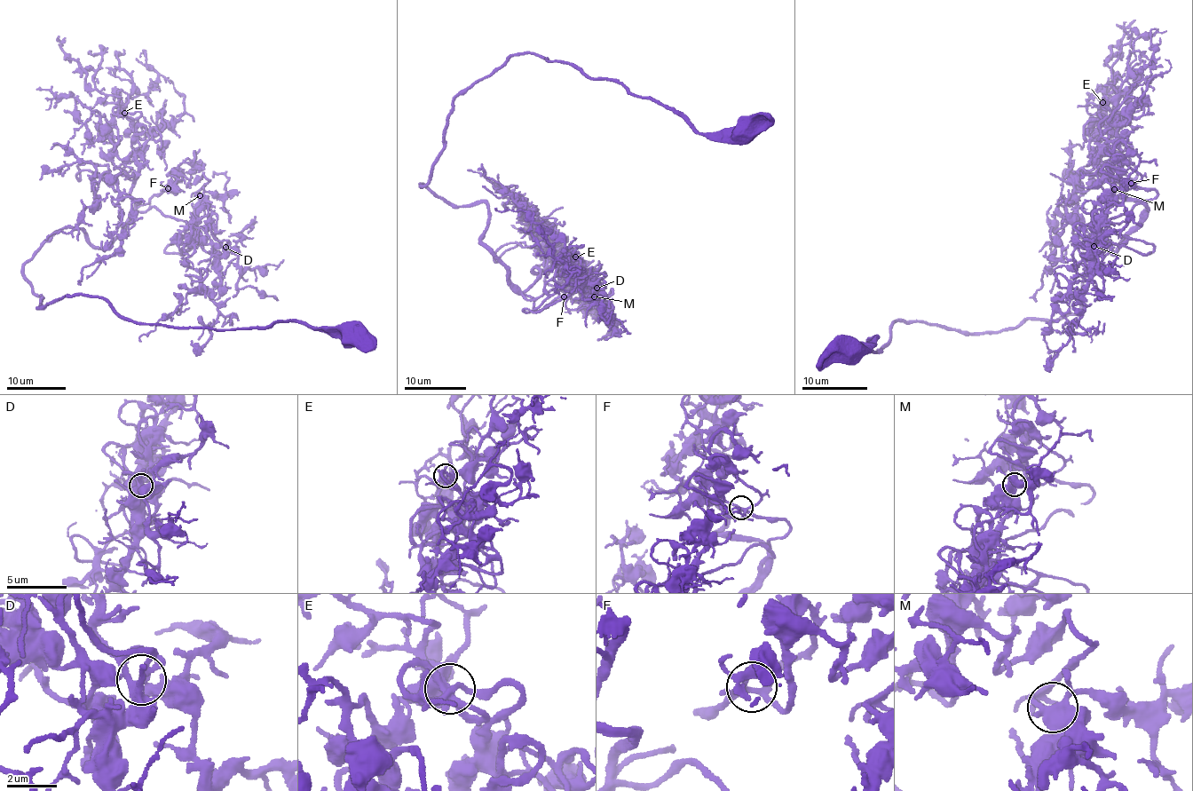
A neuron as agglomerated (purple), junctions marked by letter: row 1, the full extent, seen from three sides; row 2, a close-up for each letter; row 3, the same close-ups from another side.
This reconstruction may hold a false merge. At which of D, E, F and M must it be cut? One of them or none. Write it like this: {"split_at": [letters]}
{"split_at": []}

